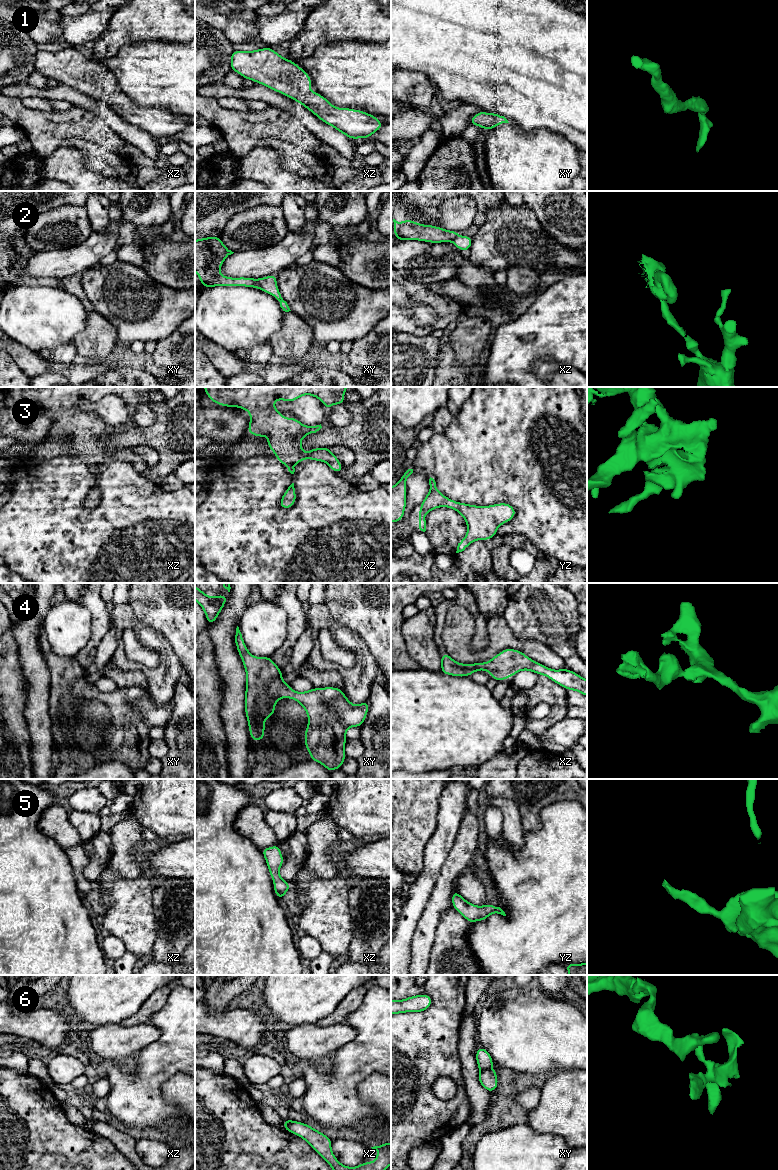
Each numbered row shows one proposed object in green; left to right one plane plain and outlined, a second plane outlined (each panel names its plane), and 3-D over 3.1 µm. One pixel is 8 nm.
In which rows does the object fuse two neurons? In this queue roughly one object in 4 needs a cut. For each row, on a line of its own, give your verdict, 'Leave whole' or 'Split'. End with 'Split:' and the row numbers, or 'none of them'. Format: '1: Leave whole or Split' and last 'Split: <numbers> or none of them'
1: Leave whole
2: Split
3: Leave whole
4: Leave whole
5: Leave whole
6: Split
Split: 2, 6

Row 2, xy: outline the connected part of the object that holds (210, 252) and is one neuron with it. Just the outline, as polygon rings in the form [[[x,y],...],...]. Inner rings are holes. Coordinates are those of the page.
[[[219,236],[195,240],[195,271],[203,288],[243,286],[260,289],[260,279],[231,278],[218,273],[223,261],[233,253],[222,243]]]

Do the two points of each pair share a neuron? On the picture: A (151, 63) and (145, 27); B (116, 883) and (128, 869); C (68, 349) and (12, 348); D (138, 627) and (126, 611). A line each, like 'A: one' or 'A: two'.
A: two
B: two
C: two
D: one

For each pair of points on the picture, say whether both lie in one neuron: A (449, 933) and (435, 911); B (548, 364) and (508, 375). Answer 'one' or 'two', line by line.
A: two
B: two

